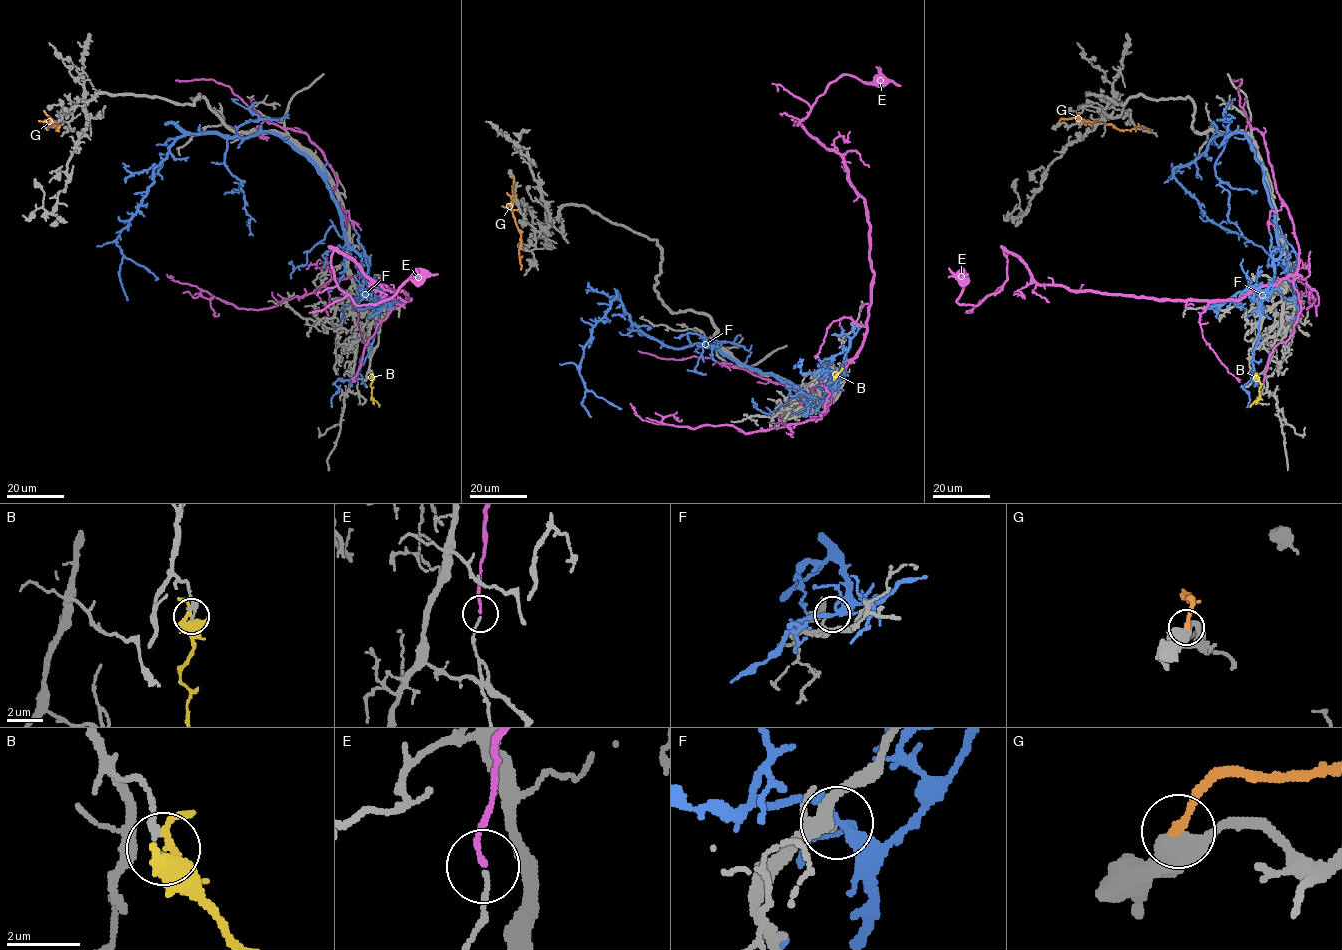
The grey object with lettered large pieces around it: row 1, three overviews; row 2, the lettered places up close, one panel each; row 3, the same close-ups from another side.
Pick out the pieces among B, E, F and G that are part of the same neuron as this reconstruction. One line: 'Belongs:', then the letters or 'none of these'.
Belongs: none of these

